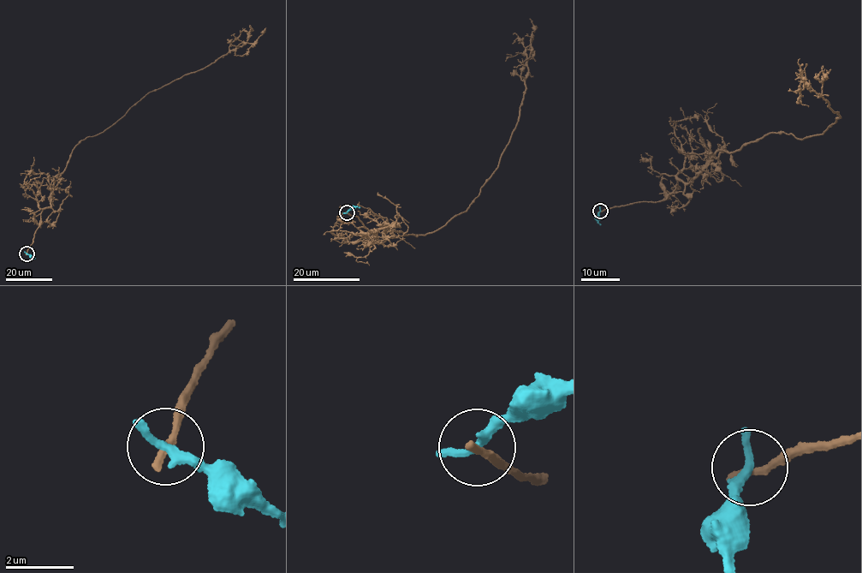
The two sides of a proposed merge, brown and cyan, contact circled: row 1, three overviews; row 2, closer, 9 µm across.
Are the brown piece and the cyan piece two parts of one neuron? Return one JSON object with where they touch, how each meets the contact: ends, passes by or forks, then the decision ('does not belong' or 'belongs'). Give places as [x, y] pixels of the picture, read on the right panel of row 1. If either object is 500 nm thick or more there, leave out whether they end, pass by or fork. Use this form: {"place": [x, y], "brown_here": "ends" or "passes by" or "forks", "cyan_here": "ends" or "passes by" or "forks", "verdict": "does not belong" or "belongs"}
{"place": [600, 211], "brown_here": "ends", "cyan_here": "ends", "verdict": "does not belong"}

